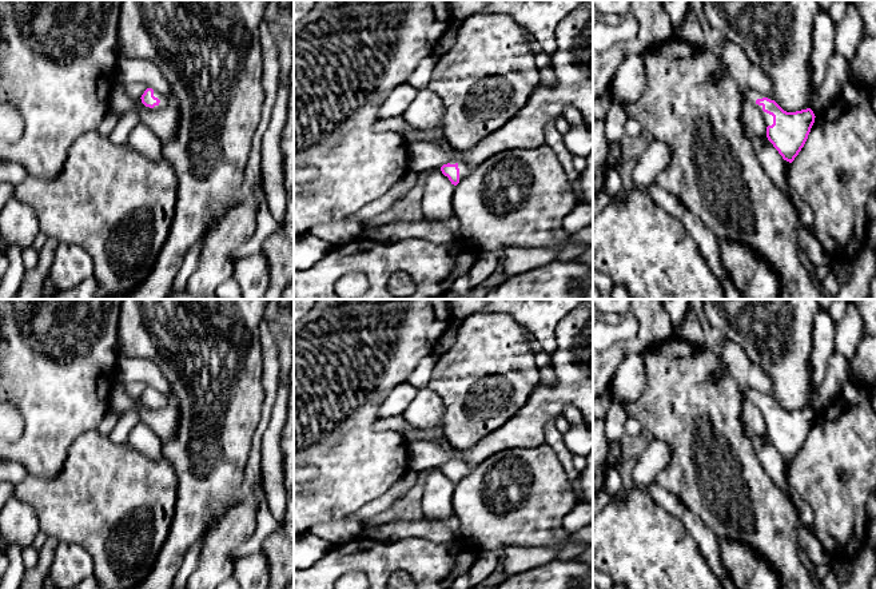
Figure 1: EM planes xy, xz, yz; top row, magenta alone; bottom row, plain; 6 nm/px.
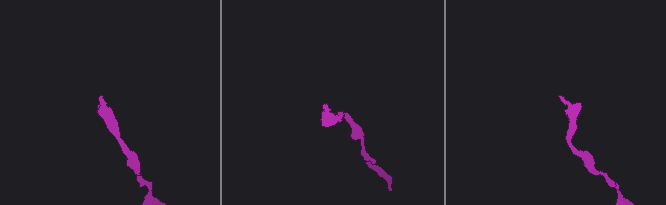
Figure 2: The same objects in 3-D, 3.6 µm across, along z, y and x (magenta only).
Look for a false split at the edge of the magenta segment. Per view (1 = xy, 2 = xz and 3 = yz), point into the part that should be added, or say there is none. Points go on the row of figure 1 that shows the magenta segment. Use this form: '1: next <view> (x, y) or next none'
1: next xy (164, 100)
2: next xz (465, 170)
3: next yz (751, 95)

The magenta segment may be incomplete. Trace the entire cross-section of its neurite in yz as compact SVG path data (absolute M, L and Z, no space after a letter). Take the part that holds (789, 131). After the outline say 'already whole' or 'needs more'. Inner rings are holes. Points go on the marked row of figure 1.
M752 89L745 91L745 97L761 111L768 140L784 160L792 163L804 147L815 123L813 111L807 108L787 112L769 95Z; needs more

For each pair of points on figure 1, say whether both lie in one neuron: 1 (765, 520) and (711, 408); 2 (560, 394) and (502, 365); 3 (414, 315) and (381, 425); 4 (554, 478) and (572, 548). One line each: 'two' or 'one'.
1: one
2: two
3: two
4: one

